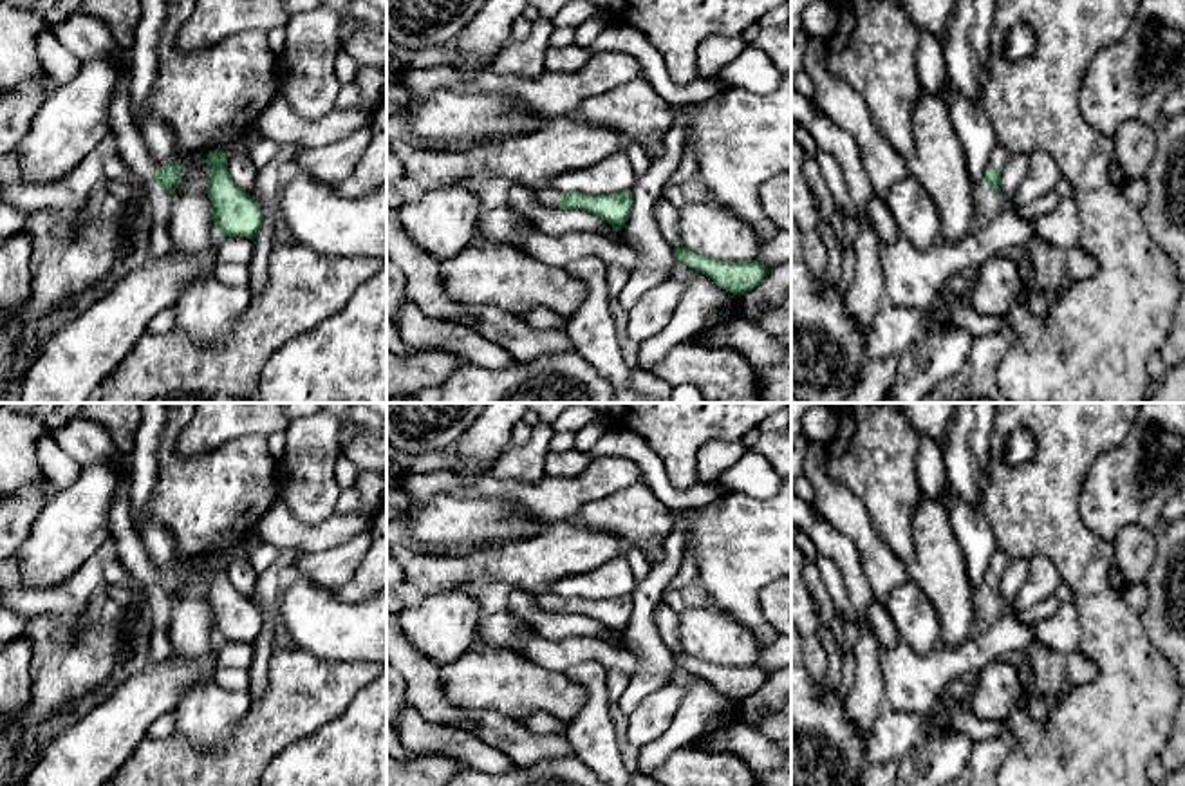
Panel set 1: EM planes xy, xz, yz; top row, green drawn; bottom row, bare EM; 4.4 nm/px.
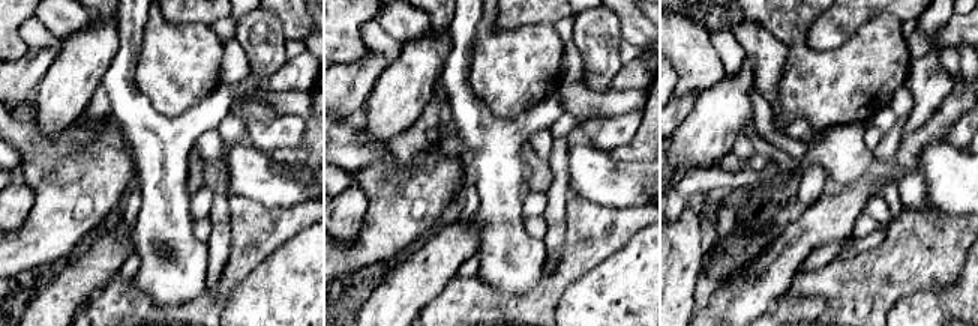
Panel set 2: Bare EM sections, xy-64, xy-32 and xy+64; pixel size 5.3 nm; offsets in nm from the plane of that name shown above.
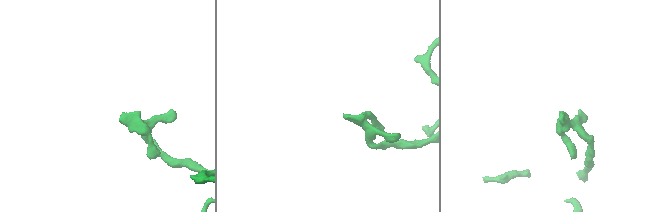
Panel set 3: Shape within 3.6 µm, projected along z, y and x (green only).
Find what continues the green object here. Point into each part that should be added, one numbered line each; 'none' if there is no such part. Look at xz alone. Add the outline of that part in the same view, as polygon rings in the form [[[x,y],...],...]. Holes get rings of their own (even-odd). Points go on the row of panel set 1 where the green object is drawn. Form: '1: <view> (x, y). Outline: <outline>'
1: xz (548, 196). Outline: [[[544,184],[535,188],[538,201],[547,208],[560,208],[562,193]]]

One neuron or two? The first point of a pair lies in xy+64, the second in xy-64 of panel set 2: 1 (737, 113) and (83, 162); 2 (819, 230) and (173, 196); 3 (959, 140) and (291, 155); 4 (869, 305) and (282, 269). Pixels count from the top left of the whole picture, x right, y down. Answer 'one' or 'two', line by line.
1: two
2: two
3: two
4: two

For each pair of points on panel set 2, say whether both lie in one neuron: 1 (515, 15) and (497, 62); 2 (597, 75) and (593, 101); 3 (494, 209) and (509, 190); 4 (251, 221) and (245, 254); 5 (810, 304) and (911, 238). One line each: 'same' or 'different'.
1: different
2: different
3: same
4: same
5: different

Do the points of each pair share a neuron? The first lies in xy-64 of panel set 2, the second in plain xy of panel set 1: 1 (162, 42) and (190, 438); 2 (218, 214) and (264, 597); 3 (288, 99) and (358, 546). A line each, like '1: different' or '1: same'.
1: different
2: same
3: different

